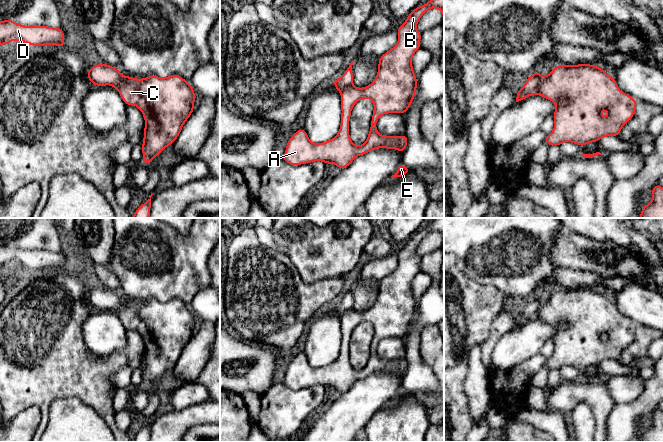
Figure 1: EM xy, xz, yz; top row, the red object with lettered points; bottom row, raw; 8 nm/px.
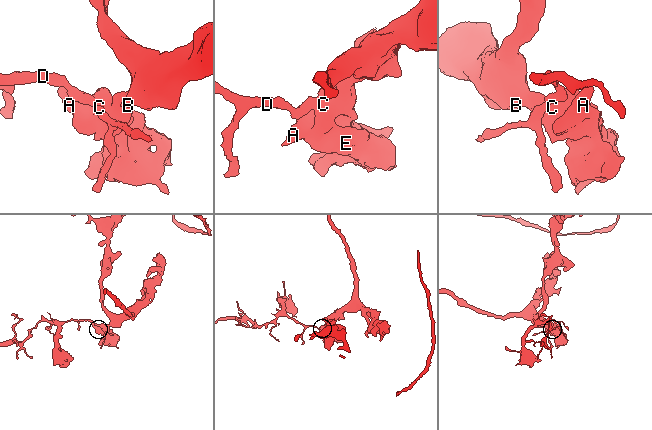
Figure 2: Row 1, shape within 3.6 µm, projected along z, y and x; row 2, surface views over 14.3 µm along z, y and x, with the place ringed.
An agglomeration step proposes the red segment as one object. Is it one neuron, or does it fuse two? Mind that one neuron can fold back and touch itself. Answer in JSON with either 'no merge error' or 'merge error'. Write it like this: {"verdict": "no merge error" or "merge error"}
{"verdict": "merge error"}

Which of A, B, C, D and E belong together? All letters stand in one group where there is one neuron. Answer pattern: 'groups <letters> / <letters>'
groups A B C E / D

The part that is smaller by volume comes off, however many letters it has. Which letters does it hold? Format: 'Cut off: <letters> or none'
Cut off: D

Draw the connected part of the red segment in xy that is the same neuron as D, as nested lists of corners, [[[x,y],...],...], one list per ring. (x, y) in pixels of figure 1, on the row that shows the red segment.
[[[12,19],[0,22],[0,45],[6,45],[13,40],[25,42],[35,47],[44,45],[66,46],[62,28],[48,26],[23,26]]]

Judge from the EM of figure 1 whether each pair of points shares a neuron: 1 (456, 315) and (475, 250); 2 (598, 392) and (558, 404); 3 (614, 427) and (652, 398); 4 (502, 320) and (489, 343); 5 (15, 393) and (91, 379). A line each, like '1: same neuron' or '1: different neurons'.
1: different neurons
2: same neuron
3: same neuron
4: same neuron
5: same neuron

